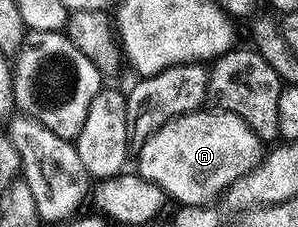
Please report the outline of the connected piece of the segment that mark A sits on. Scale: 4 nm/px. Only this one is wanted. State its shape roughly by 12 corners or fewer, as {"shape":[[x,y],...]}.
{"shape":[[215,107],[138,146],[139,176],[180,206],[210,206],[265,145]]}

